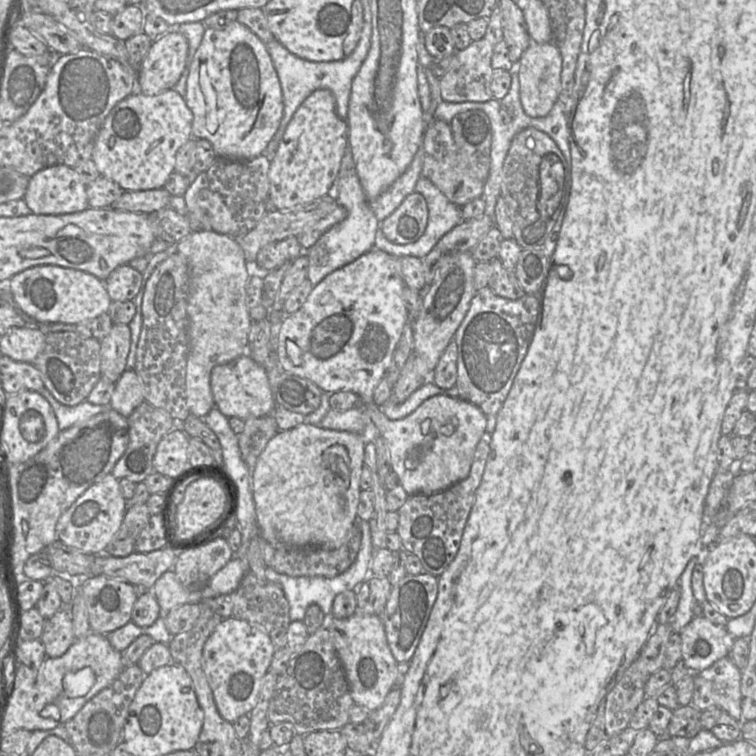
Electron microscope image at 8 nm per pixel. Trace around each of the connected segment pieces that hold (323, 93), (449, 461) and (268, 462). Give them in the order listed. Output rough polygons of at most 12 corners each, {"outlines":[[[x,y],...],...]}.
{"outlines":[[[328,89],[295,111],[270,158],[269,202],[332,193],[348,125]],[[435,395],[399,420],[362,408],[408,495],[469,475],[487,416]],[[278,431],[252,474],[274,548],[339,548],[366,441]]]}

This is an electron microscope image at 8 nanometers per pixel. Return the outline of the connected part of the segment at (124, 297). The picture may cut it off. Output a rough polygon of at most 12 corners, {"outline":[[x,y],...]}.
{"outline":[[128,264],[111,272],[105,288],[114,302],[132,301],[142,273]]}

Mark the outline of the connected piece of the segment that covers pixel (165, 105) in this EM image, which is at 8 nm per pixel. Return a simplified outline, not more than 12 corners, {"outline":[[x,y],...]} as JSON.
{"outline":[[174,89],[117,103],[91,159],[123,191],[164,188],[193,113]]}

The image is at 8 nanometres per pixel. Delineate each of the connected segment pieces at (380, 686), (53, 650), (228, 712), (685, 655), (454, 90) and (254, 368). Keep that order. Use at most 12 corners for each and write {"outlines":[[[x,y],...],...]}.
{"outlines":[[[377,615],[329,617],[351,697],[377,709],[397,661]],[[70,606],[45,619],[40,637],[47,657],[74,642]],[[224,618],[203,647],[217,709],[256,706],[275,651],[269,635]],[[694,616],[680,632],[682,660],[700,672],[730,654],[726,626]],[[496,5],[483,38],[457,50],[440,77],[443,101],[487,102],[502,40]],[[249,354],[215,366],[215,407],[227,418],[272,414],[265,369]]]}

